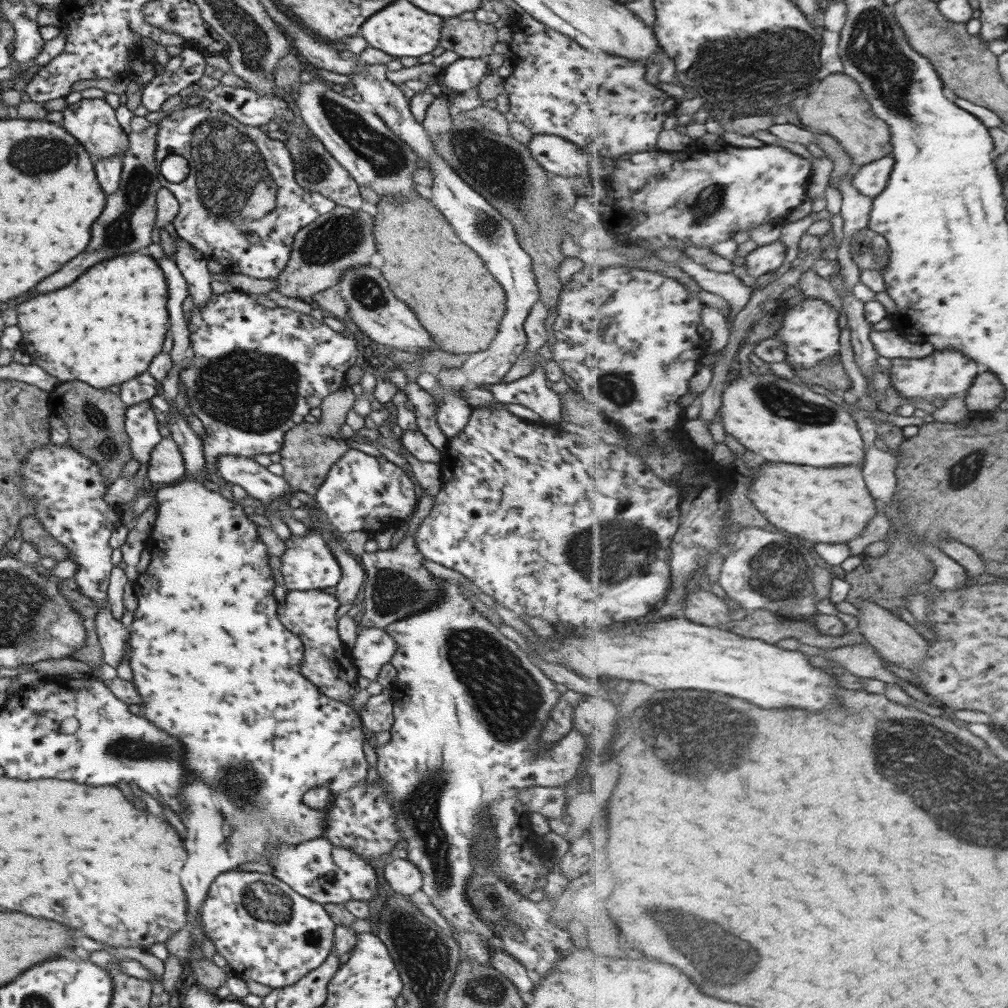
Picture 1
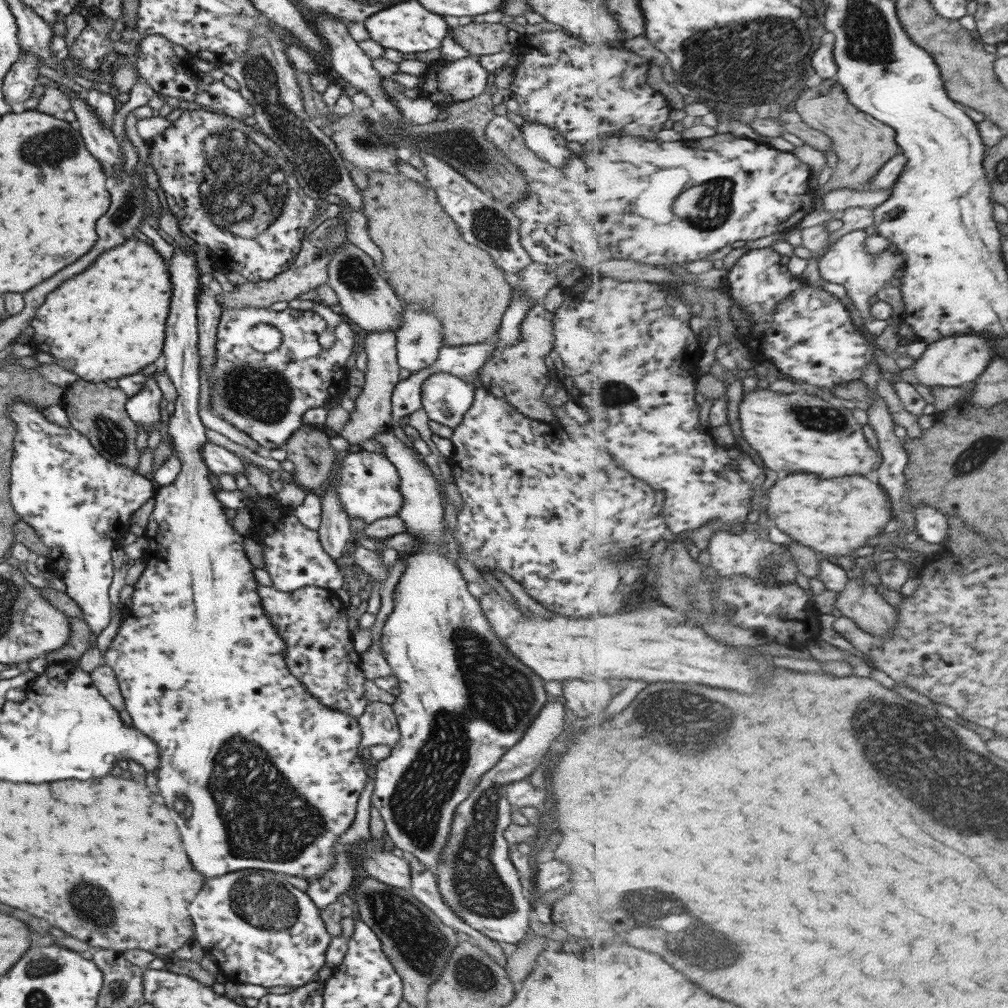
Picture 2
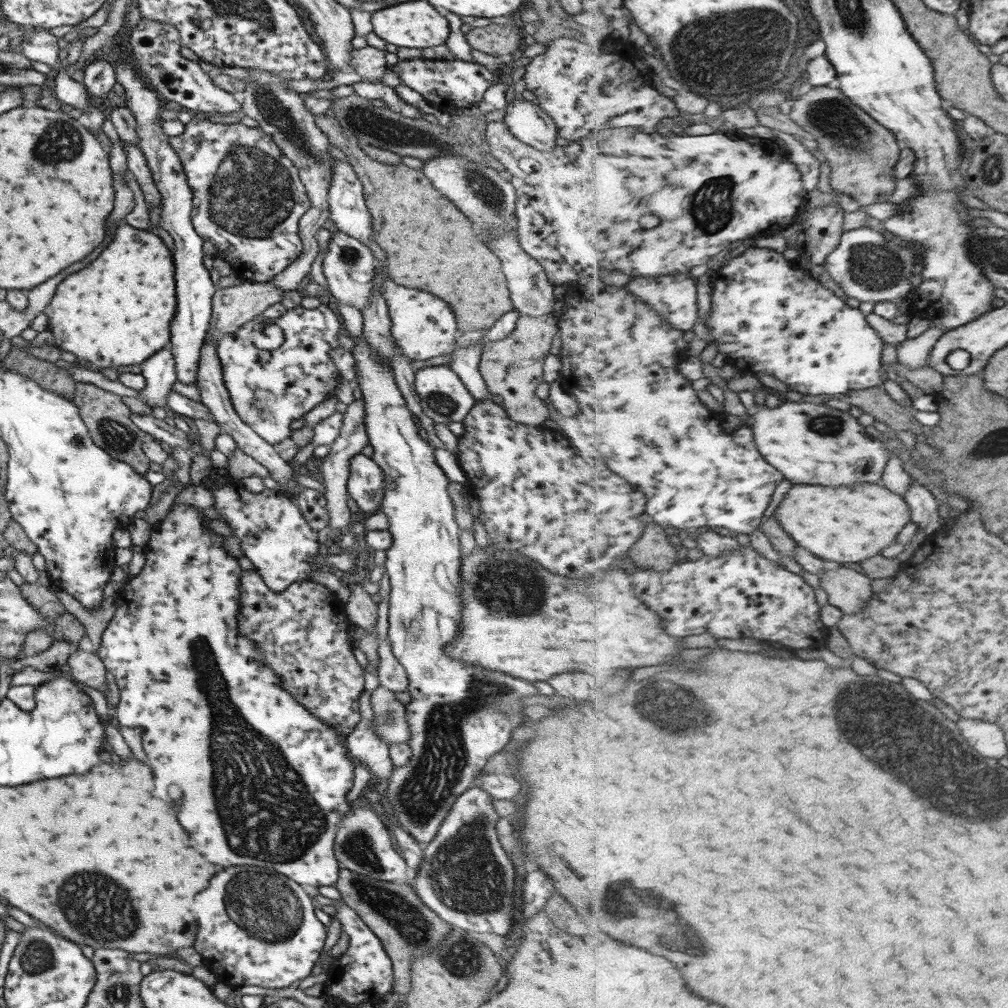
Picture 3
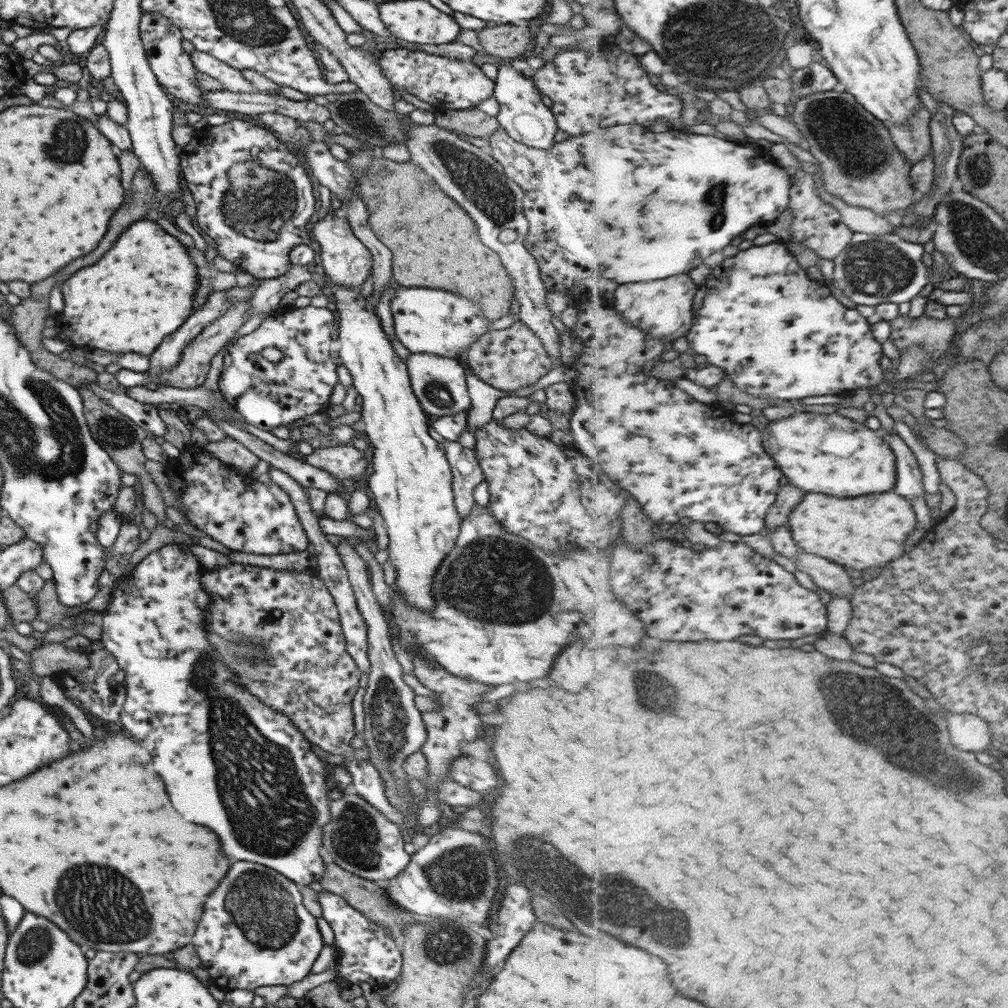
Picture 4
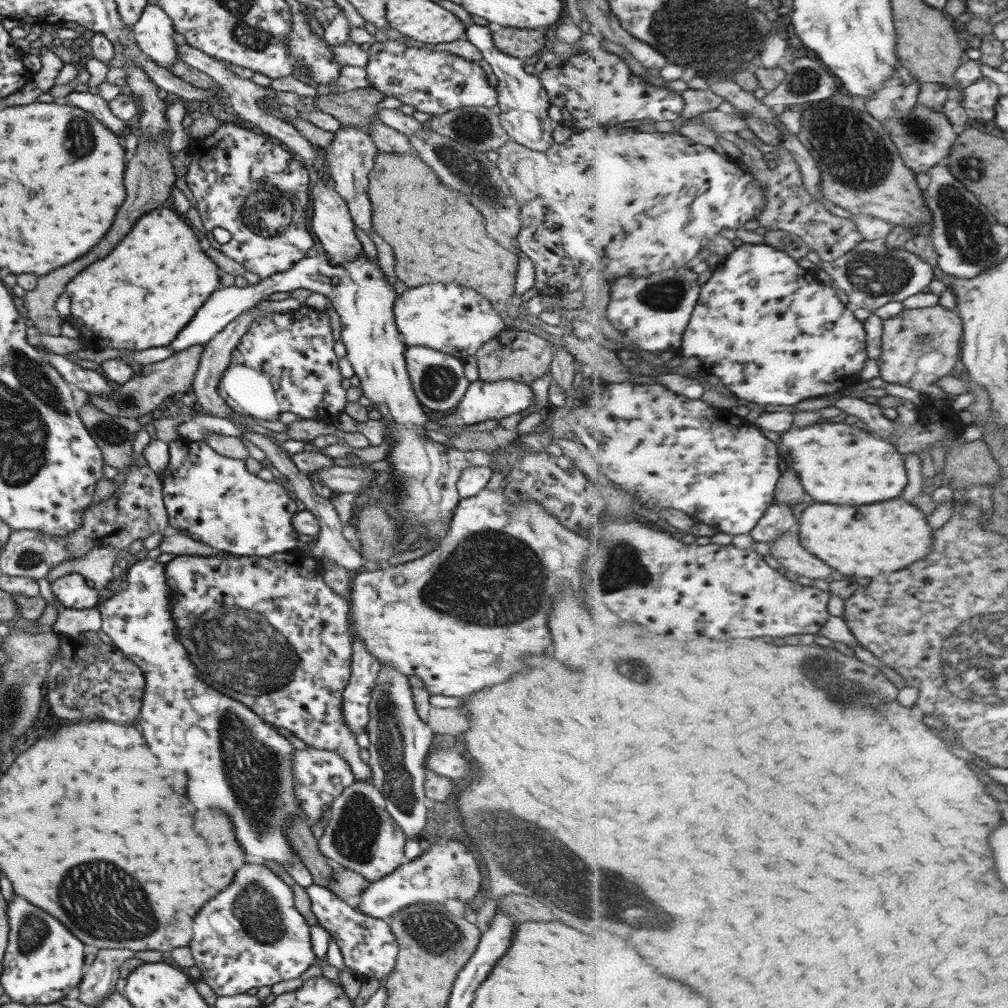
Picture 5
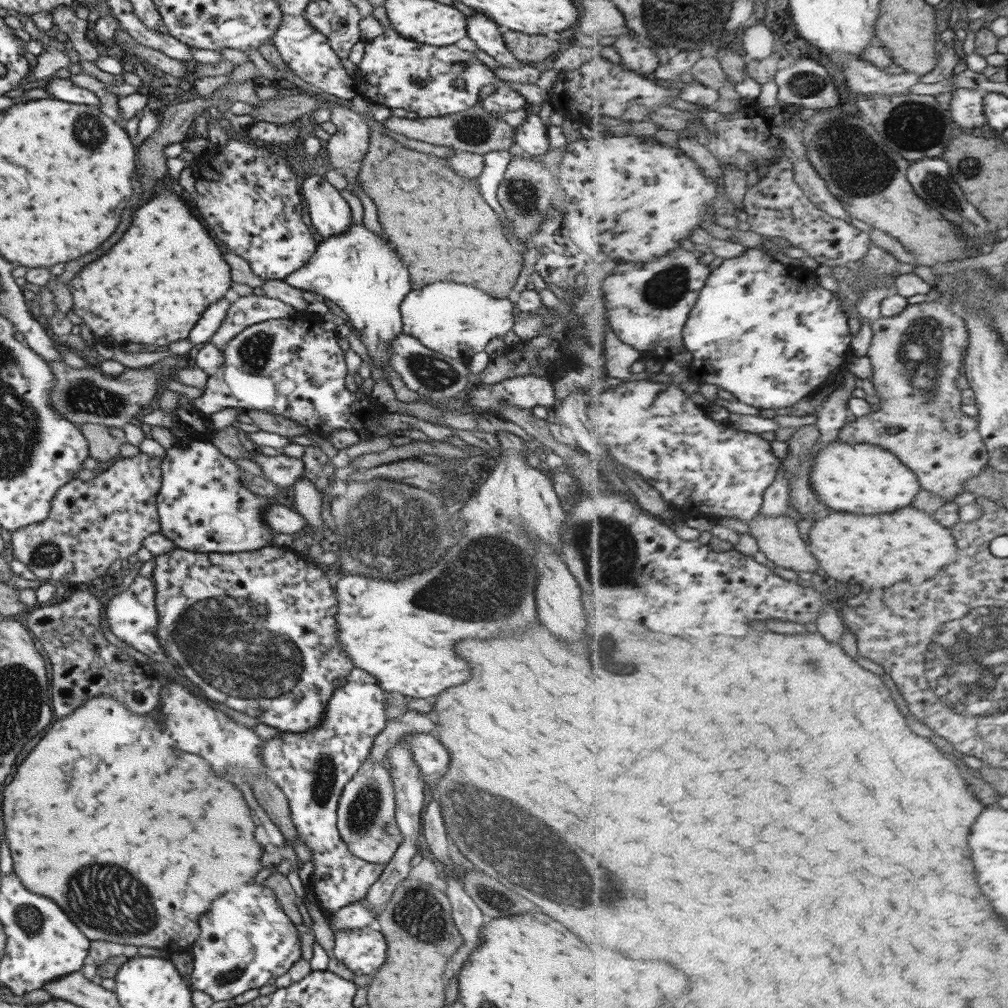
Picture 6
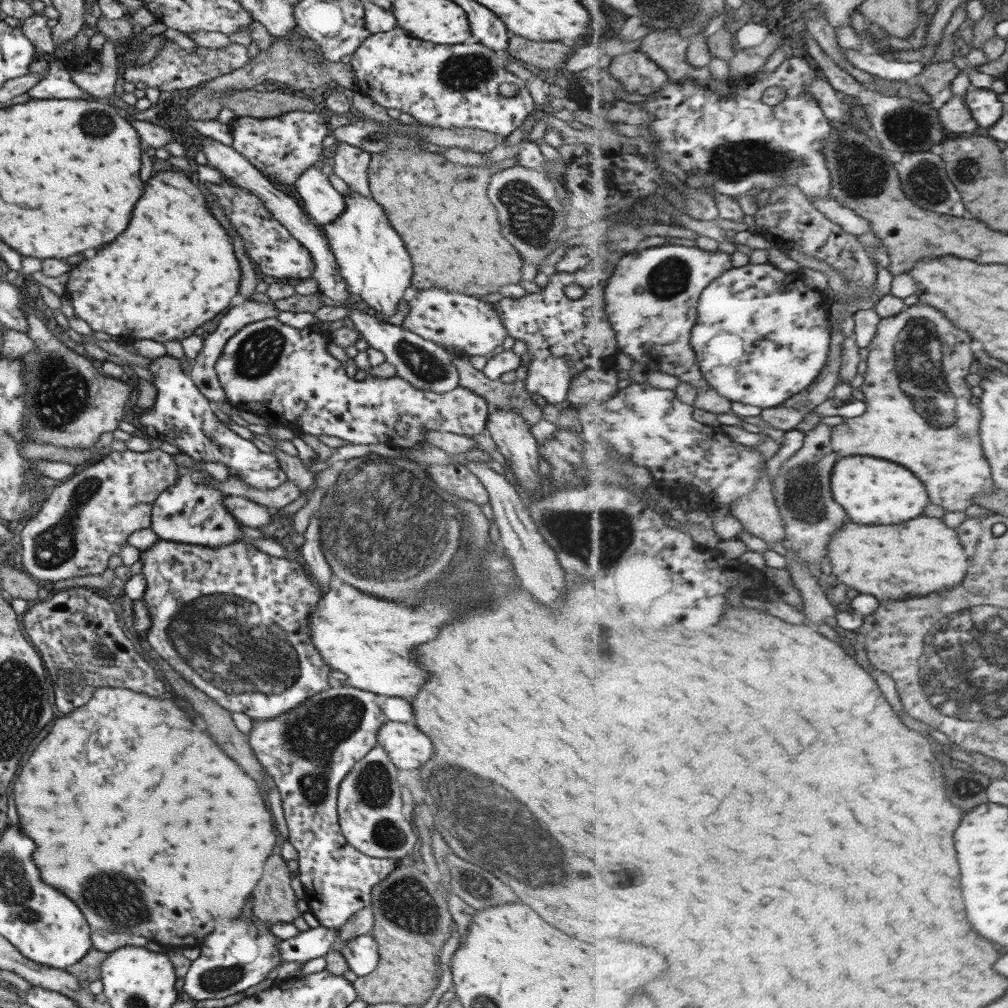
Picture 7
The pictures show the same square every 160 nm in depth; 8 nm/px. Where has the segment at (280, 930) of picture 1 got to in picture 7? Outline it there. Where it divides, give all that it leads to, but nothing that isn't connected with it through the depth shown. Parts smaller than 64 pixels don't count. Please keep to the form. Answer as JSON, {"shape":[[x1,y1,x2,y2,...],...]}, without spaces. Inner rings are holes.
{"shape":[[242,914,231,920,217,918,219,924,199,943,199,955,190,962,189,970,183,977,181,997,198,1001,243,993,249,986,267,979,268,973,281,964,276,949,279,938,265,929,267,923,254,918,257,924,261,924,259,927,243,923]]}

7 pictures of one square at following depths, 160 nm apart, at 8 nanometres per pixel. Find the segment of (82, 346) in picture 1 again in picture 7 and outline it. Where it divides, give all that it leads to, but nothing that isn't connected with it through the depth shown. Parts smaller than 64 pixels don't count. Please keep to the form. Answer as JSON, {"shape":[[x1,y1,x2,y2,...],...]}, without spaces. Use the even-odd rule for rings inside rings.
{"shape":[[153,170,153,176,145,182,145,190,143,196,137,200,135,210,131,212,131,220,127,224,127,230,123,230,123,234,119,234,111,244,105,246,105,250,101,248,93,258,79,262,77,266,71,267,67,276,67,284,65,284,64,297,69,299,74,310,74,316,84,320,94,332,105,332,111,336,118,337,119,341,134,341,140,338,145,340,155,340,155,342,165,342,166,340,181,340,192,335,192,332,198,326,201,326,207,320,211,320,221,310,225,310,227,306,232,304,238,298,237,290,239,281,241,280,241,272,237,259,233,256,233,246,229,236,225,234,225,230,219,226,219,222,209,214,205,205,205,194,201,192,198,186,193,185,187,175,181,170]]}

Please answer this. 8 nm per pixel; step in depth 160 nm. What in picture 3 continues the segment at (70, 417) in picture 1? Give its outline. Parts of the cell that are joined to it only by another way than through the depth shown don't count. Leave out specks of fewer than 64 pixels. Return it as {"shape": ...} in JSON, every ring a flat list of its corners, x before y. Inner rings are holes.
{"shape":[[76,382,71,399,78,408,79,416,95,446,102,448,113,460,128,464,139,475,143,475,148,470,150,460,141,450,142,441,148,437,131,422,131,412,119,395,91,383]]}

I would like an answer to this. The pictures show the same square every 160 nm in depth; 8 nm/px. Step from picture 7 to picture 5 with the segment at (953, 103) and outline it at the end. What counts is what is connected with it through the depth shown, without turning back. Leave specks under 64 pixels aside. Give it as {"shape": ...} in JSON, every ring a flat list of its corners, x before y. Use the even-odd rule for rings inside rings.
{"shape":[[982,77,964,88,962,105,970,112,971,118,984,122,996,117,996,107,1001,96,999,84]]}

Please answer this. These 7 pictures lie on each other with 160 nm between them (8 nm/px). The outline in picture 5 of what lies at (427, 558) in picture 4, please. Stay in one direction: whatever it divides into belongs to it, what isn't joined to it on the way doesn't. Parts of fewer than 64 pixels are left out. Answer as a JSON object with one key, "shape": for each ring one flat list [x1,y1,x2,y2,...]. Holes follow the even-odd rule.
{"shape":[[312,253,298,260,291,268,261,279,257,284,246,288,236,288,233,285,216,289,181,332,175,335,169,348,177,353,195,344,209,342,236,316,252,308,255,303,266,300,272,292,289,292,301,288,319,292,324,298,328,298,338,314,341,326,339,341,344,344,345,357,360,381,358,387,362,390,362,395,370,399,371,404,377,405,375,410,383,414,380,419,388,424,384,436,391,436,395,440,393,449,384,458,391,466,390,476,395,478,394,487,391,487,394,493,391,499,393,504,397,502,395,507,405,517,403,526,406,531,410,531,412,526,425,524,427,533,425,536,420,535,420,541,414,545,424,547,431,538,440,539,445,536,449,524,443,525,443,522,450,522,452,510,460,499,455,487,461,471,467,466,487,467,494,456,477,449,457,450,434,442,424,435,426,429,423,425,428,419,413,392,403,357,405,347,392,311,398,294,391,284,385,282,383,275,378,261,371,261,365,255,357,255,352,261,333,265,325,253]]}

